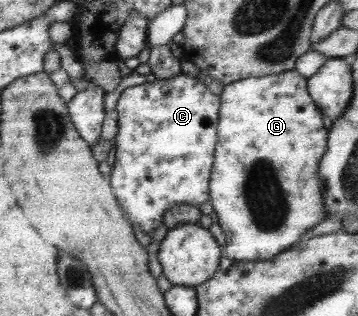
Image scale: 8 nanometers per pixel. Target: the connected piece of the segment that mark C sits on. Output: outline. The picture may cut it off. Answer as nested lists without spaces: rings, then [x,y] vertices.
[[[183,73],[128,87],[120,93],[115,105],[118,125],[113,137],[115,154],[109,179],[131,226],[136,223],[143,233],[151,235],[173,206],[197,206],[210,199],[210,173],[214,165],[214,147],[218,143],[217,109],[220,105],[220,97],[209,93],[209,88],[197,78]]]

